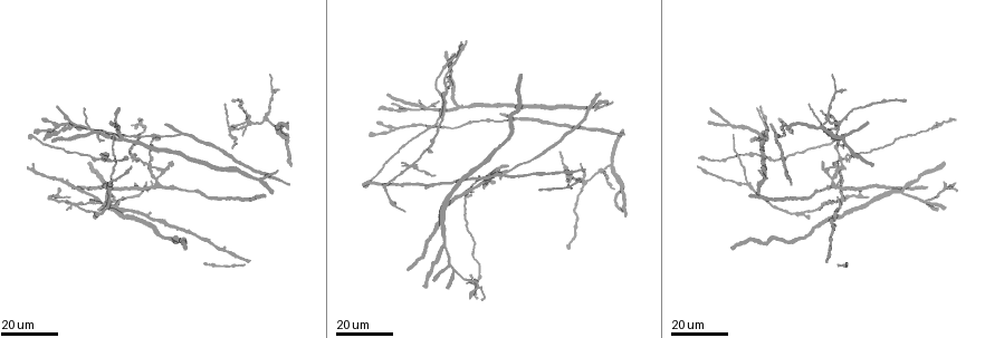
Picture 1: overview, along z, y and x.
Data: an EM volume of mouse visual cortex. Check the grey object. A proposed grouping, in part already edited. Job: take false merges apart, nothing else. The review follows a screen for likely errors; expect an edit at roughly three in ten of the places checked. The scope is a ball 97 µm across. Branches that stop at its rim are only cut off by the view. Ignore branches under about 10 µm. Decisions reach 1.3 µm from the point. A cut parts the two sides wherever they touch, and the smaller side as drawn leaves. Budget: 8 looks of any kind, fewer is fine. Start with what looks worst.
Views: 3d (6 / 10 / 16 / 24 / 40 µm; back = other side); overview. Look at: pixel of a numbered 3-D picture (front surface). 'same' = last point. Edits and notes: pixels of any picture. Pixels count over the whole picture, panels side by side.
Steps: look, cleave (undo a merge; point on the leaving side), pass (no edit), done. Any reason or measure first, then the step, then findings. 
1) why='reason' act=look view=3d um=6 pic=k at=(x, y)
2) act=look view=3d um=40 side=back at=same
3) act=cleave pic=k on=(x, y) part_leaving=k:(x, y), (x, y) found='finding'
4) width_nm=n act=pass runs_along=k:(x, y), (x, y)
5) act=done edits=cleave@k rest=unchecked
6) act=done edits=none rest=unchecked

why='looks like a crossing' act=look view=3d um=16 pic=1 at=(90, 131)

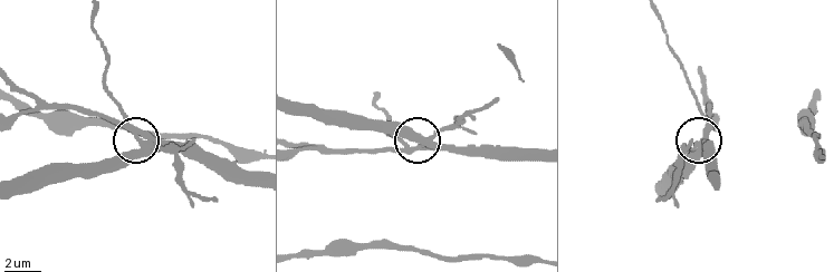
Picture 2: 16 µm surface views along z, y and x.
act=look view=3d um=6 pic=2 at=(142, 148)

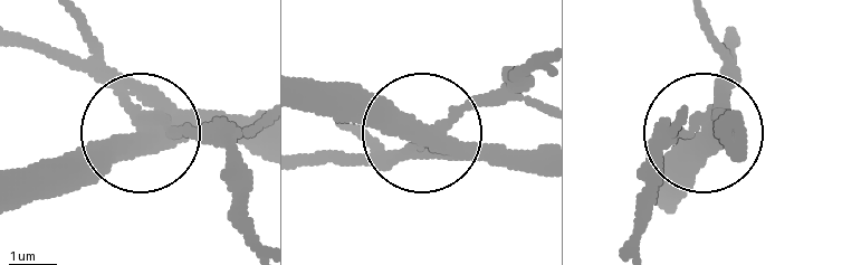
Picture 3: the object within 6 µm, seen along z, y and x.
width_nm=390 act=cleave pic=3 on=(96, 39) part_leaving=3:(125, 97), (85, 18) found='two neurons meet here'

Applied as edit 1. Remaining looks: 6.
why='four-way junction' act=look view=3d um=16 pic=1 at=(410, 167)

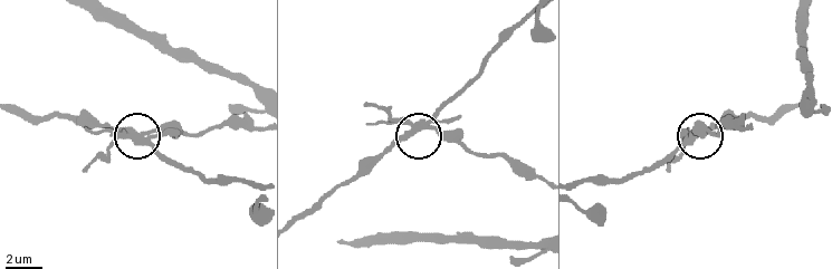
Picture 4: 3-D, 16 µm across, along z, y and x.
why='closer look' act=look view=3d um=6 pic=4 at=(691, 133)

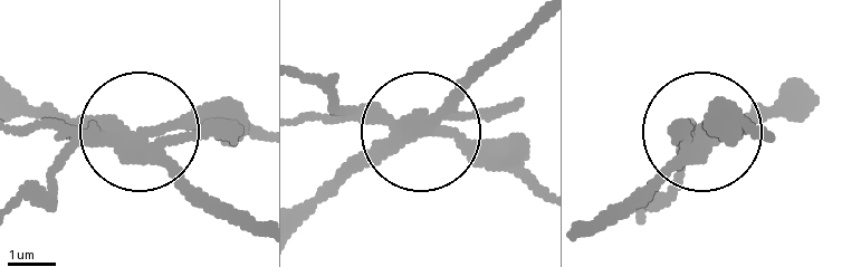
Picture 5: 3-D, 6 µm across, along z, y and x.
act=cleave pic=5 on=(181, 121) part_leaving=5:(403, 125), (532, 173) found='a second neuron is stuck on'

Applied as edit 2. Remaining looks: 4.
act=look view=3d um=24 pic=1 at=(460, 108)

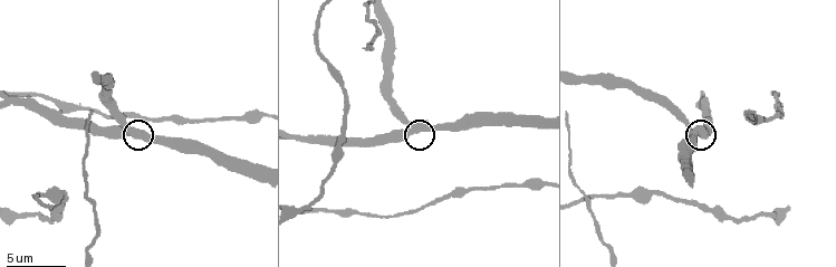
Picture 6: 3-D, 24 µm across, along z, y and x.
act=look view=3d um=10 pic=6 at=(413, 130)

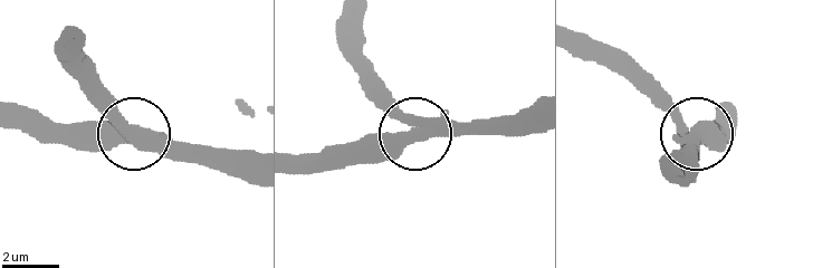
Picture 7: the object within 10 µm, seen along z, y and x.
side_arm_um=147 arms=3 act=pass found='all the same neuron'

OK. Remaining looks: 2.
act=done edits=cleave@3,cleave@5 rest=unchecked

